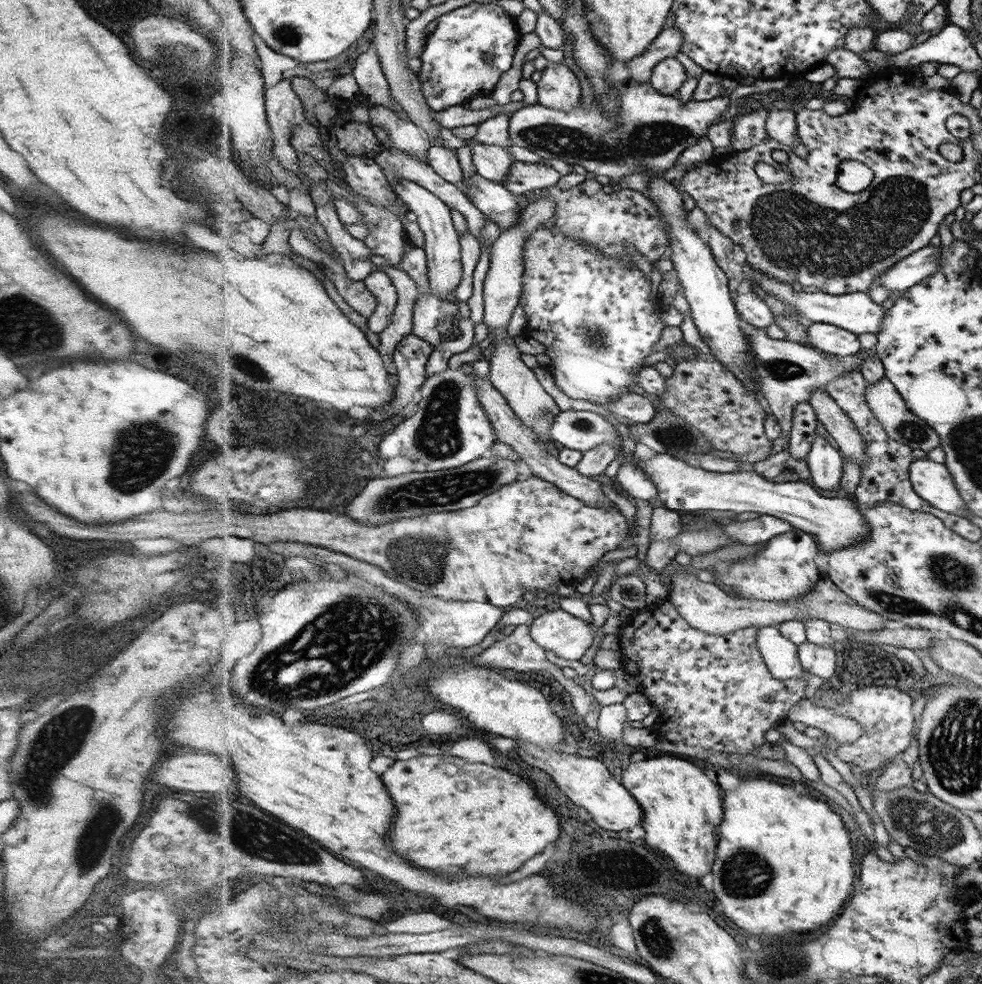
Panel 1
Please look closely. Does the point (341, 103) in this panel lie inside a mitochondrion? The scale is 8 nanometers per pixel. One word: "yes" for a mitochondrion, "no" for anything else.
no

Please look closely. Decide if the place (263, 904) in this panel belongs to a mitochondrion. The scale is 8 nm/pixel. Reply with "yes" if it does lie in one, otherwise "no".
yes

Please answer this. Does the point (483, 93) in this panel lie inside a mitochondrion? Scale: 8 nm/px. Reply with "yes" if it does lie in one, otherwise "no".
no

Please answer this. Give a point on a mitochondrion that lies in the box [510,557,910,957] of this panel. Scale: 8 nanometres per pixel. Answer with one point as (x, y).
(746, 873)

